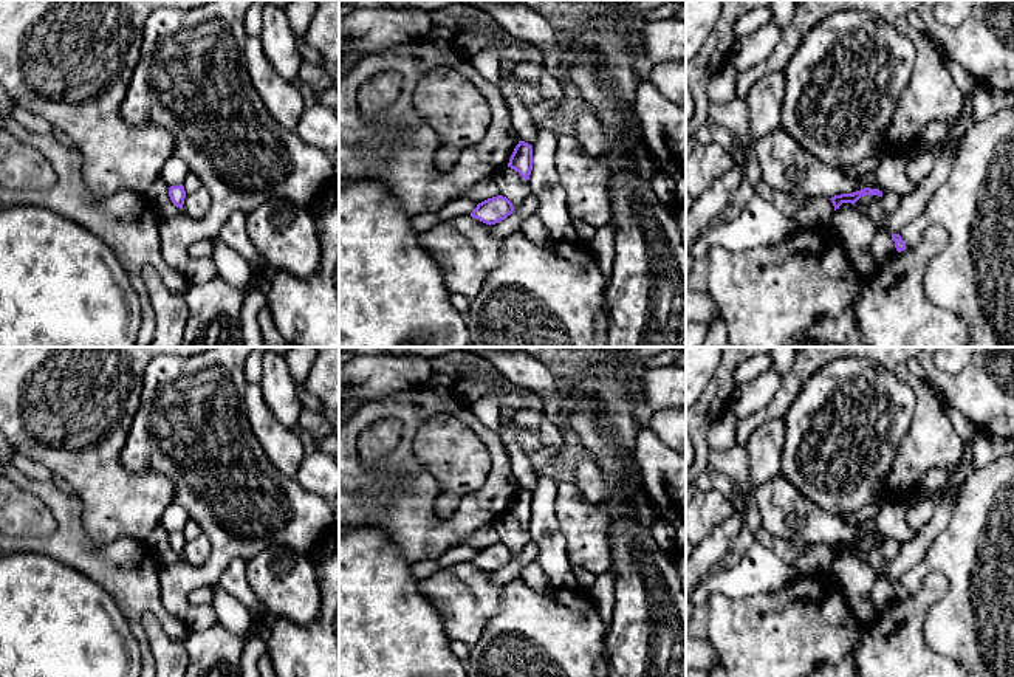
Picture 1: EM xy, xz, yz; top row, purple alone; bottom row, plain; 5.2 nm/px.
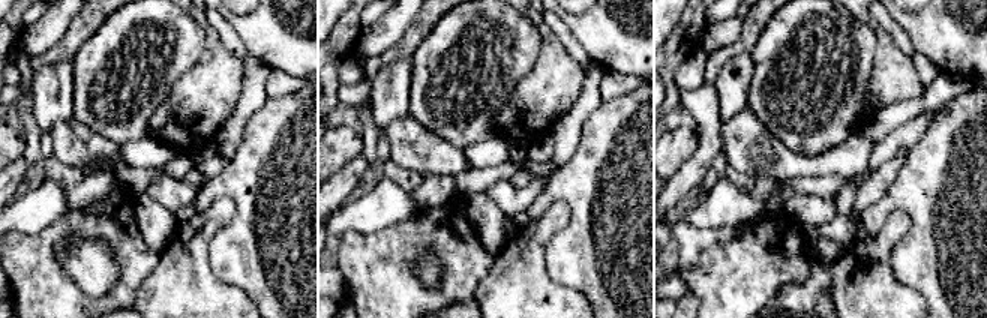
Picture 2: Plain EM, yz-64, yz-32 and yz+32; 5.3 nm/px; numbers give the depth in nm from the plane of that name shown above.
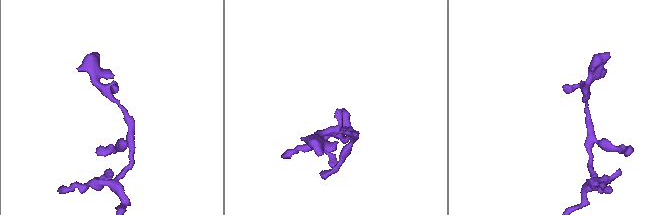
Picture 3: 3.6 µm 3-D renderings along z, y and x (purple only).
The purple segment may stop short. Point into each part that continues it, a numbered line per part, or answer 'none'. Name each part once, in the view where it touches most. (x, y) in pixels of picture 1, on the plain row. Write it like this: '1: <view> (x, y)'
none

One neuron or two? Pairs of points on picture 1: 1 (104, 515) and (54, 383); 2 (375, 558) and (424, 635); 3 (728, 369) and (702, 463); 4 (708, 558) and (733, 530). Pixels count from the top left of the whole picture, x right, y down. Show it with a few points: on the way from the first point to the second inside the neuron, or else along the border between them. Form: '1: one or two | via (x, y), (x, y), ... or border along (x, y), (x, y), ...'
1: one | via (101, 482), (82, 448), (73, 415)
2: one | via (375, 577), (375, 586), (406, 617)
3: one | via (719, 392), (702, 414), (702, 440)
4: one | via (712, 552), (726, 536)

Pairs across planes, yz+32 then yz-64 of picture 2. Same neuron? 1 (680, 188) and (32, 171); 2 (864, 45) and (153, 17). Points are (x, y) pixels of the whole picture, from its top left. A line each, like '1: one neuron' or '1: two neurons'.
1: two neurons
2: one neuron

